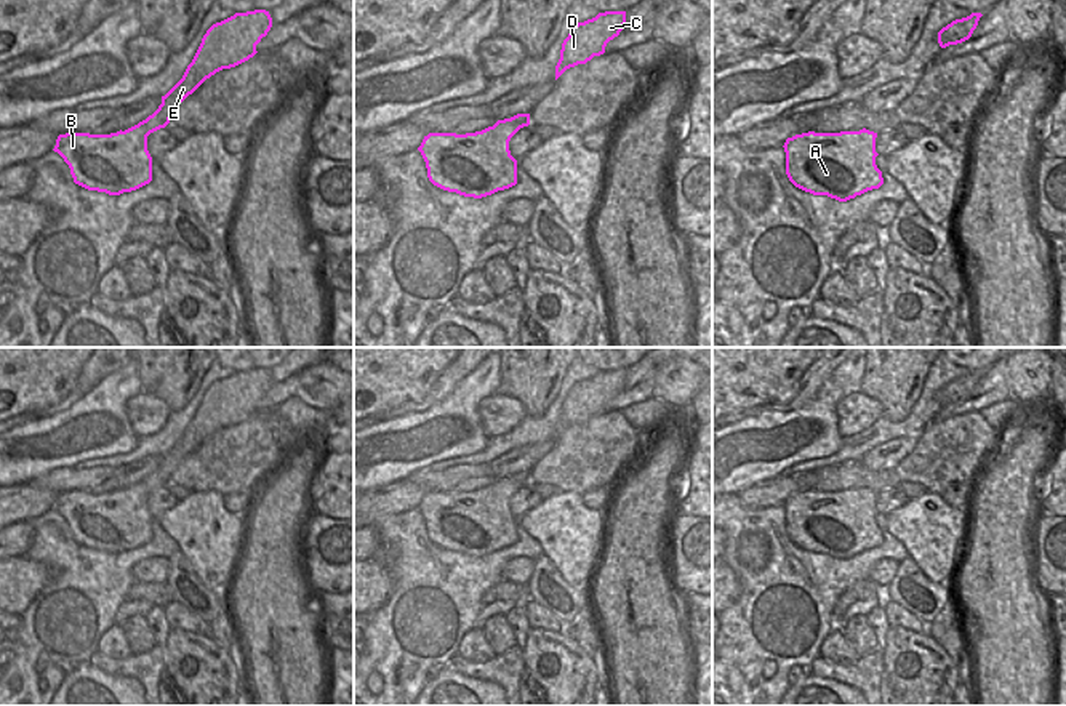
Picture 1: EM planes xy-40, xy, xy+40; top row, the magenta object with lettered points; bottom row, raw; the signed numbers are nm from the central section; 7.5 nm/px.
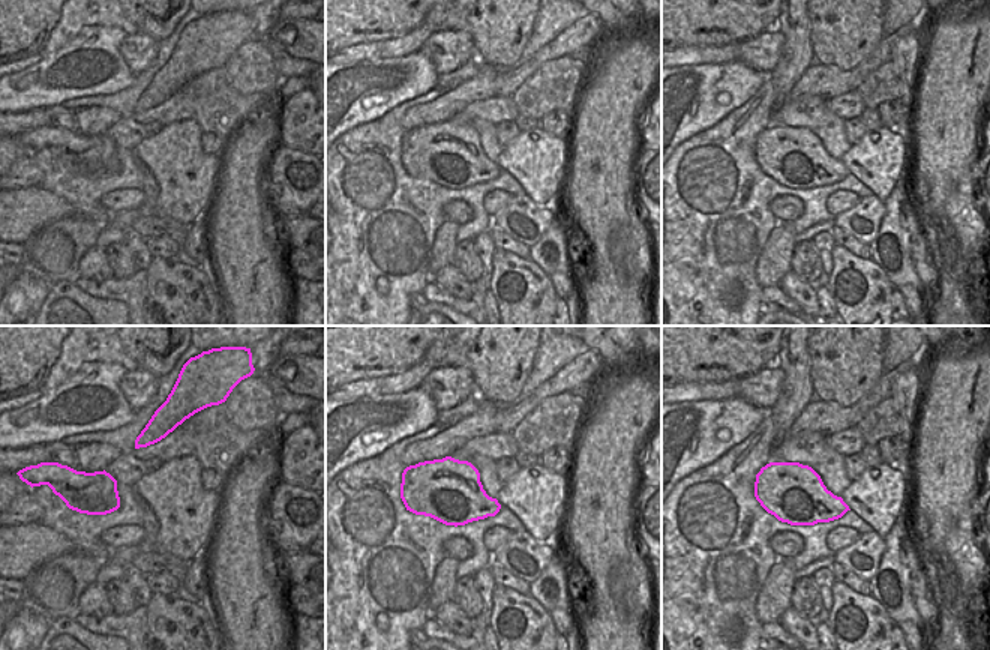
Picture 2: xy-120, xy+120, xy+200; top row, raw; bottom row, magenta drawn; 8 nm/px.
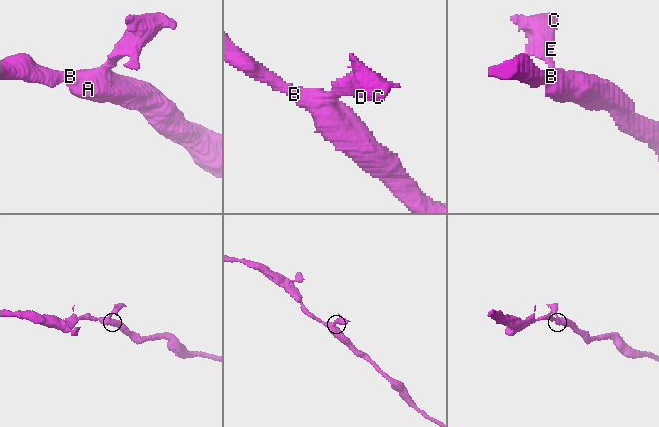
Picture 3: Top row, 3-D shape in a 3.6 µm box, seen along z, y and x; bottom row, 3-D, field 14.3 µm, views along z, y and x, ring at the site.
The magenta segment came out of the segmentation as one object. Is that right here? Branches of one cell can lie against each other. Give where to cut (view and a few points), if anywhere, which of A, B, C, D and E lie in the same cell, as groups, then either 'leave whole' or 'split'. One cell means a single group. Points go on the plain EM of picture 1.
no cut | A B C D E | leave whole

